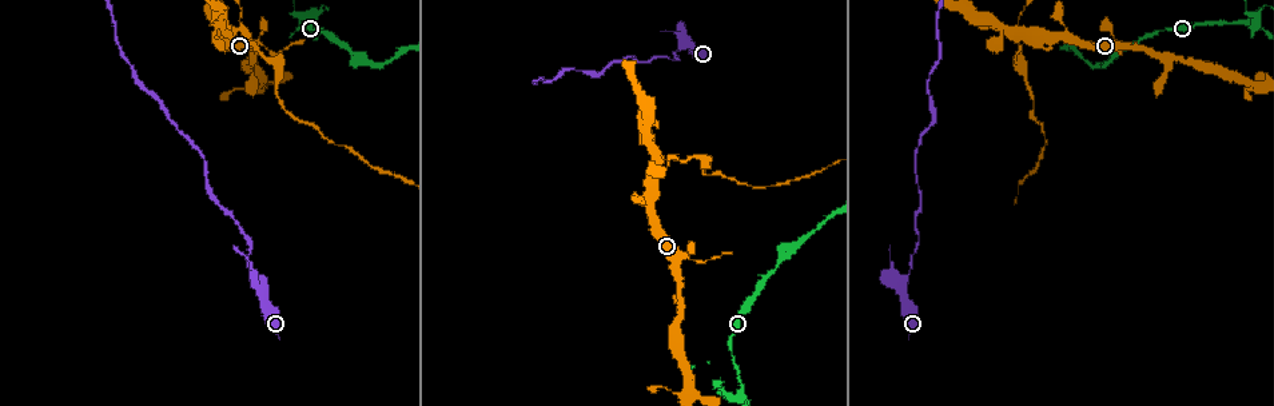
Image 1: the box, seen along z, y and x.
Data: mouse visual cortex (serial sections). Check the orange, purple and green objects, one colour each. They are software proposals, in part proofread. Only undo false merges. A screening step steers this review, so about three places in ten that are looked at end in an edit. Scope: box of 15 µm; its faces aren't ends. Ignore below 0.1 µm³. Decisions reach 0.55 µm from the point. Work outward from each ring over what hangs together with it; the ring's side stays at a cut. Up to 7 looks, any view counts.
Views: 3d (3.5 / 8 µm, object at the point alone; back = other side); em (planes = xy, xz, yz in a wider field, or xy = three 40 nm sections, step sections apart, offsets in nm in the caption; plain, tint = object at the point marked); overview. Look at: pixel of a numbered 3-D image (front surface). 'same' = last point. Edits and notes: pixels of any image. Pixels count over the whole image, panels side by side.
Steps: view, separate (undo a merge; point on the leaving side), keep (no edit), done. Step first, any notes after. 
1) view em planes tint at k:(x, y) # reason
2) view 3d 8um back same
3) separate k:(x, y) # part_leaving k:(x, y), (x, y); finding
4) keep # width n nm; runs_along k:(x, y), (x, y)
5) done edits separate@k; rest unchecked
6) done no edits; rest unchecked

view 3d 3.5um at 1:(902, 287)

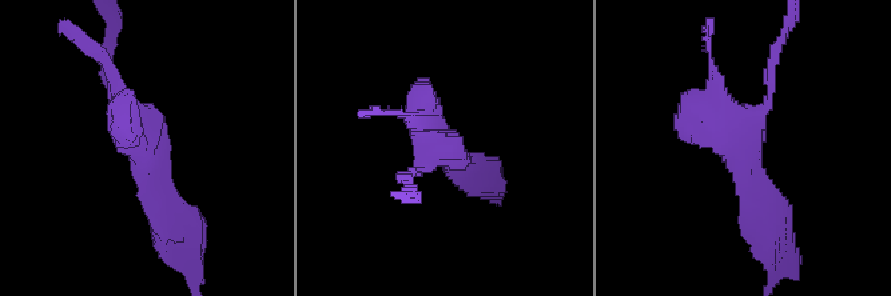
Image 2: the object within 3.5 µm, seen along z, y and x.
view em xy step 5 tint at 2:(743, 140) # shape alone is not enough

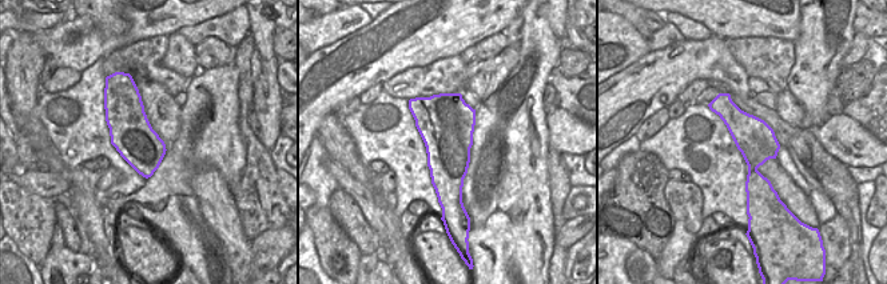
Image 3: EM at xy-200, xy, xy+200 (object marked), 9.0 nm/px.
separate 2:(150, 134) # part_leaving 2:(151, 174), (107, 63); a second cell is stuck on

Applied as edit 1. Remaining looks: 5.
view 3d 8um at 1:(661, 164) # four or more arms meet

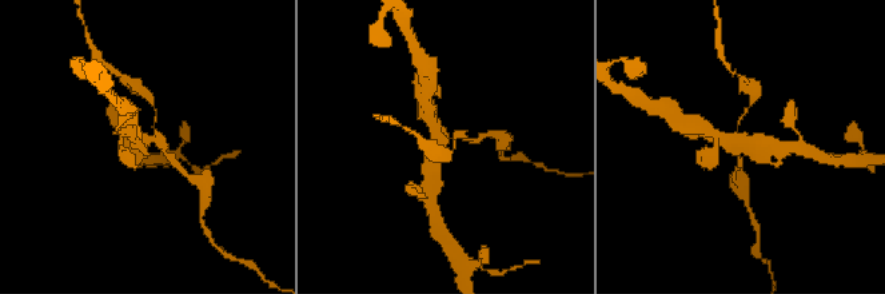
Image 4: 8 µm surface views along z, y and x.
view em xy step 2 tint at 4:(142, 141) # now the EM

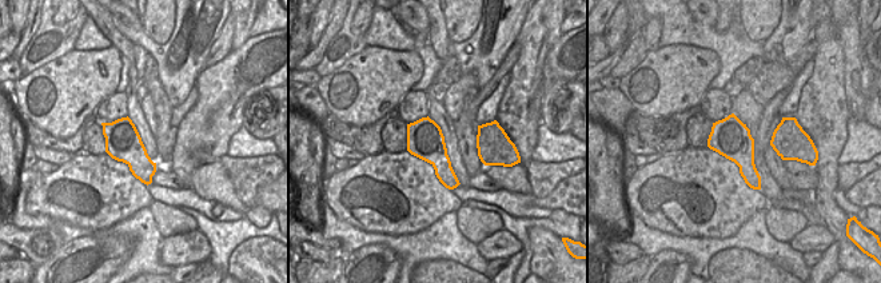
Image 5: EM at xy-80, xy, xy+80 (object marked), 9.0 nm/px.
separate 4:(471, 140) # part_leaving 4:(453, 139), (489, 134); two cells meet here

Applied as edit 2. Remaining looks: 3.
view overview

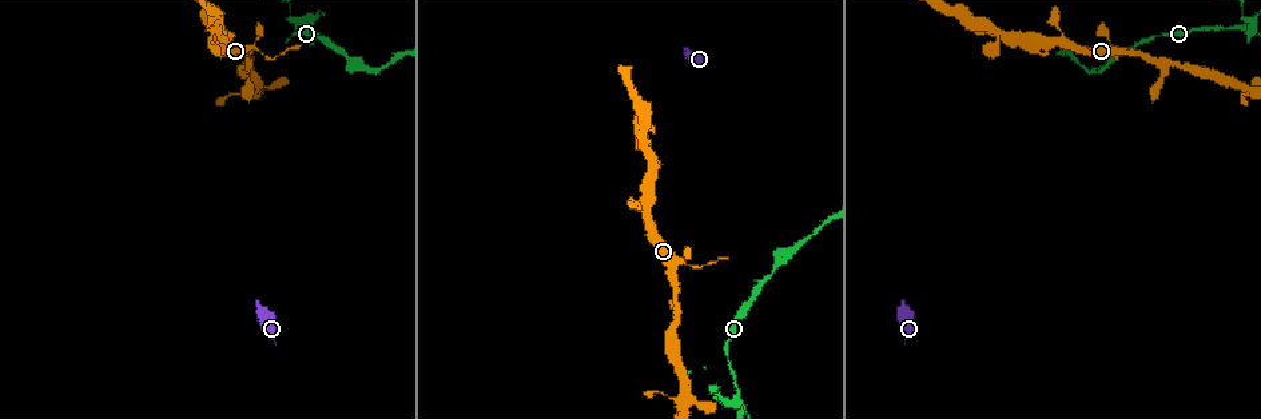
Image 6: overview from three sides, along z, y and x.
view 3d 3.5um at 6:(1253, 30) # looks like a crossing

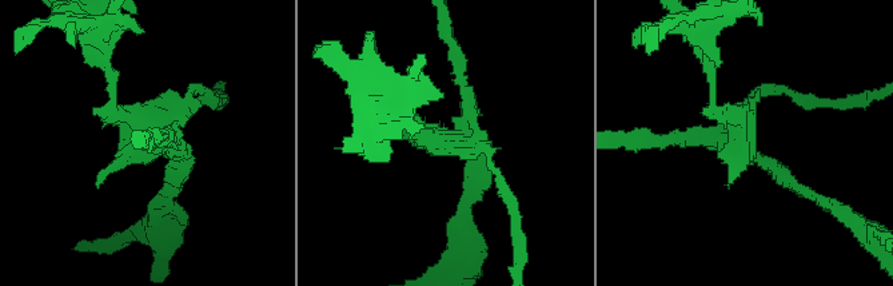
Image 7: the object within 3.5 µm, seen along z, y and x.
view em xy step 1 tint at 7:(468, 133) # shape alone is not enough

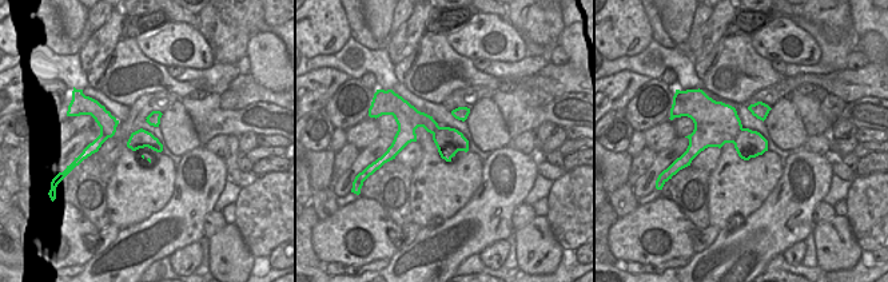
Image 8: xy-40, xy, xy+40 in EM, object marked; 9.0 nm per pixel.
separate 7:(427, 139) # part_leaving 7:(459, 138), (434, 142), (394, 107); two cells meet here

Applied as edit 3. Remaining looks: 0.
done edits separate@2, separate@4, separate@7; rest unchecked

